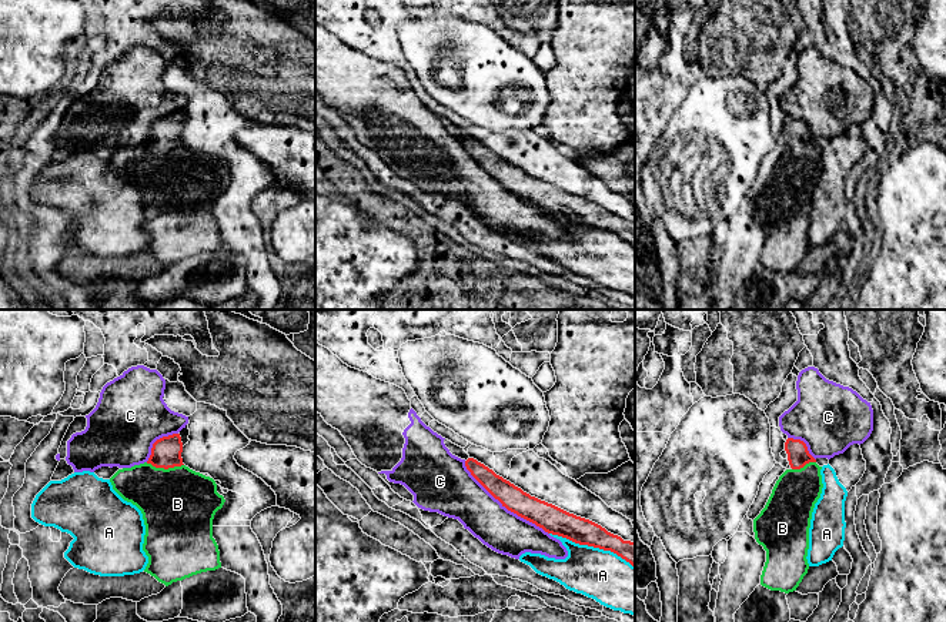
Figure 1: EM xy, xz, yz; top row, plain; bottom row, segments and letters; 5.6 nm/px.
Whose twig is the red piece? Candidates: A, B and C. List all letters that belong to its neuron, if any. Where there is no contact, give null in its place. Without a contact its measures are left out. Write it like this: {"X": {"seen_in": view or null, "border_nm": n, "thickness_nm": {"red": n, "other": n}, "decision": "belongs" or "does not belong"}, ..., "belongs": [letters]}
{"A": {"seen_in": "xz", "border_nm": 500, "thickness_nm": {"red": 150, "other": 280}, "decision": "does not belong"}, "B": {"seen_in": "xy", "border_nm": 220, "thickness_nm": {"red": 170, "other": 420}, "decision": "does not belong"}, "C": {"seen_in": "xz", "border_nm": 650, "thickness_nm": {"red": 150, "other": 260}, "decision": "does not belong"}, "belongs": []}

